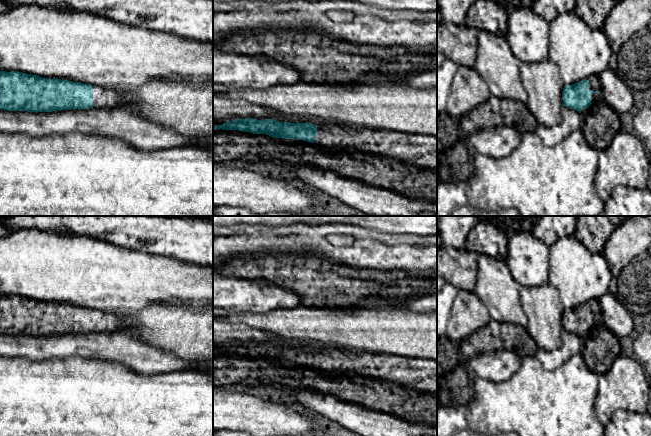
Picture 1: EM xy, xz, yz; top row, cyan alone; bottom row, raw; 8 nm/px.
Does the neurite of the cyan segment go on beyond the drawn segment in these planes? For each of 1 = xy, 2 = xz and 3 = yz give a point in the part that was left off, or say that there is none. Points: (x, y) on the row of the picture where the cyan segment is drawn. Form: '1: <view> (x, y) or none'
1: xy (108, 98)
2: xz (421, 150)
3: yz (594, 84)

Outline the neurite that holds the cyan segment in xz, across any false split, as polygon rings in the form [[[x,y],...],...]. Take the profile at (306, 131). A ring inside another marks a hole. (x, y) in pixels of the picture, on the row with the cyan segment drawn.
[[[253,118],[234,119],[223,125],[213,124],[213,130],[219,129],[303,140],[333,150],[357,150],[437,170],[436,136],[343,127],[339,124],[315,126],[308,122],[290,123]]]

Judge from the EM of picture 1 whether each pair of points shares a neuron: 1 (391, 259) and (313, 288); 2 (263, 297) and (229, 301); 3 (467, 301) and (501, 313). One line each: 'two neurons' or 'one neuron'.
1: two neurons
2: one neuron
3: two neurons

